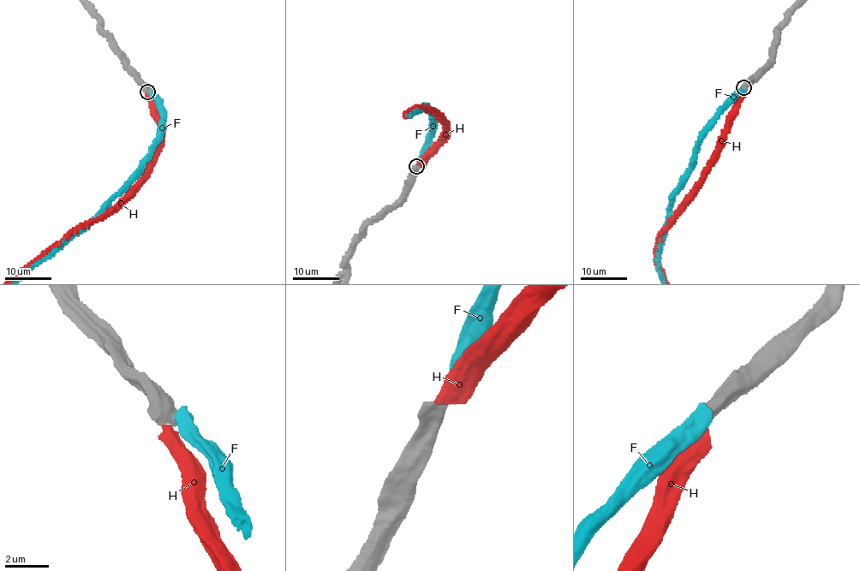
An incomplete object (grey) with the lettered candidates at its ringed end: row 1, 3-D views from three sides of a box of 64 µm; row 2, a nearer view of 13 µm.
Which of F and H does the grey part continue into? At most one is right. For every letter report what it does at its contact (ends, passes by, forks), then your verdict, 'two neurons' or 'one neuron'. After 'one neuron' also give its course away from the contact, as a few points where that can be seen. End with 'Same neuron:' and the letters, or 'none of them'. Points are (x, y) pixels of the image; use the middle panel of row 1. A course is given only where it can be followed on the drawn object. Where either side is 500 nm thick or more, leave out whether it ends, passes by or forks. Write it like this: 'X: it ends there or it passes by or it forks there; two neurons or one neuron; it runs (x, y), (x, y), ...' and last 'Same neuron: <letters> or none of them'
F: two neurons
H: two neurons
Same neuron: none of them

